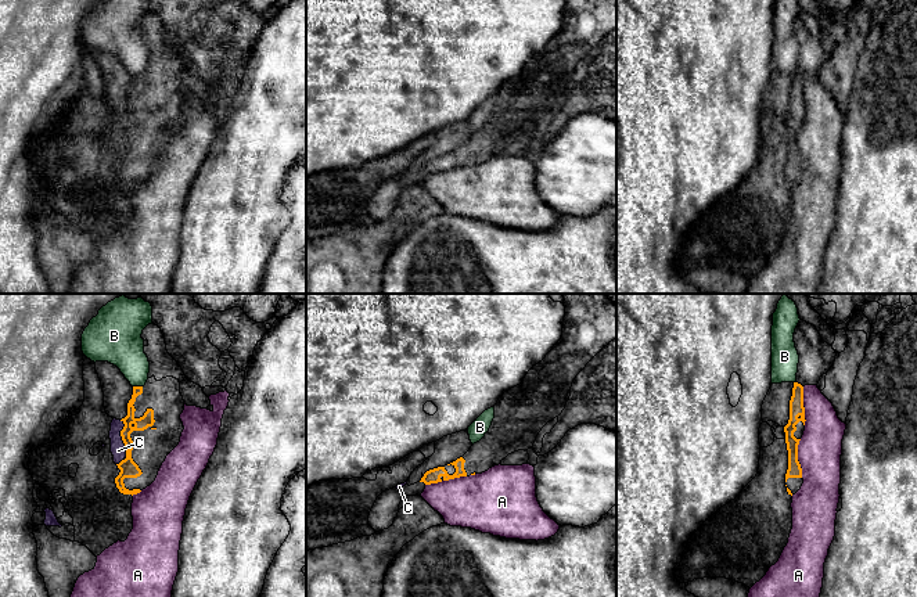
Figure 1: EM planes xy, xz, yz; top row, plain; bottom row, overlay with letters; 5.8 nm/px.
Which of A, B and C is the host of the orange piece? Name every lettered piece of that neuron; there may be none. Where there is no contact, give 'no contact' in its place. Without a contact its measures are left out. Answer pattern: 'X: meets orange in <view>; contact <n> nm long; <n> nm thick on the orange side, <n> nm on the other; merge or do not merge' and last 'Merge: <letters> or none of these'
A: meets orange in xz; contact 240 nm long; 80 nm thick on the orange side, 320 nm on the other; do not merge
B: meets orange in xy; contact 60 nm long; 80 nm thick on the orange side, 240 nm on the other; do not merge
C: meets orange in xy; contact 240 nm long; 100 nm thick on the orange side, 80 nm on the other; merge
Merge: C

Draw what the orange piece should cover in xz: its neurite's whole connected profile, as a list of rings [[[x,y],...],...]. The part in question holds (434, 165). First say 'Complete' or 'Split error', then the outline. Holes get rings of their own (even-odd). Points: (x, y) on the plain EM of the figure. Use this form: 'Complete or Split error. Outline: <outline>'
Split error. Outline: [[[565,0],[561,29],[540,53],[528,61],[519,75],[499,87],[495,94],[495,108],[485,126],[456,151],[427,161],[420,172],[431,175],[482,163],[499,155],[508,144],[533,137],[542,118],[565,98],[568,82],[576,65],[615,28],[616,0]]]

